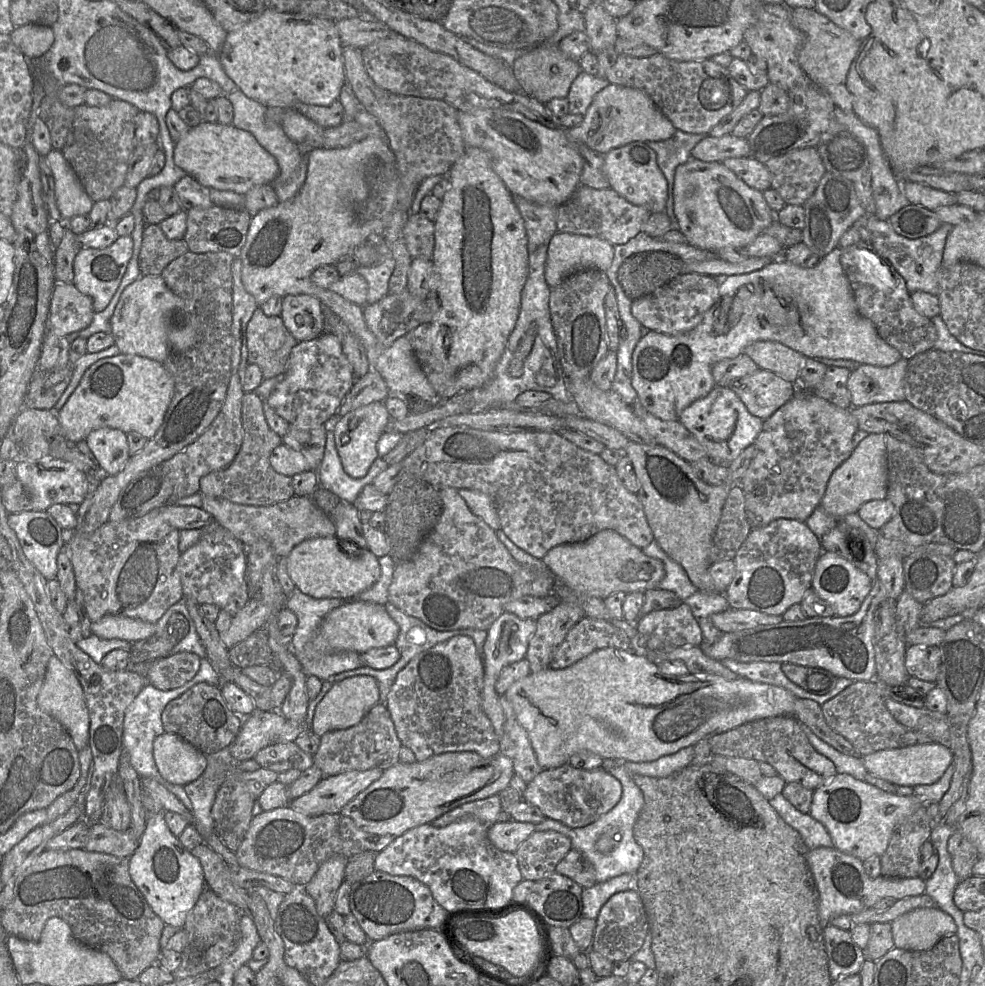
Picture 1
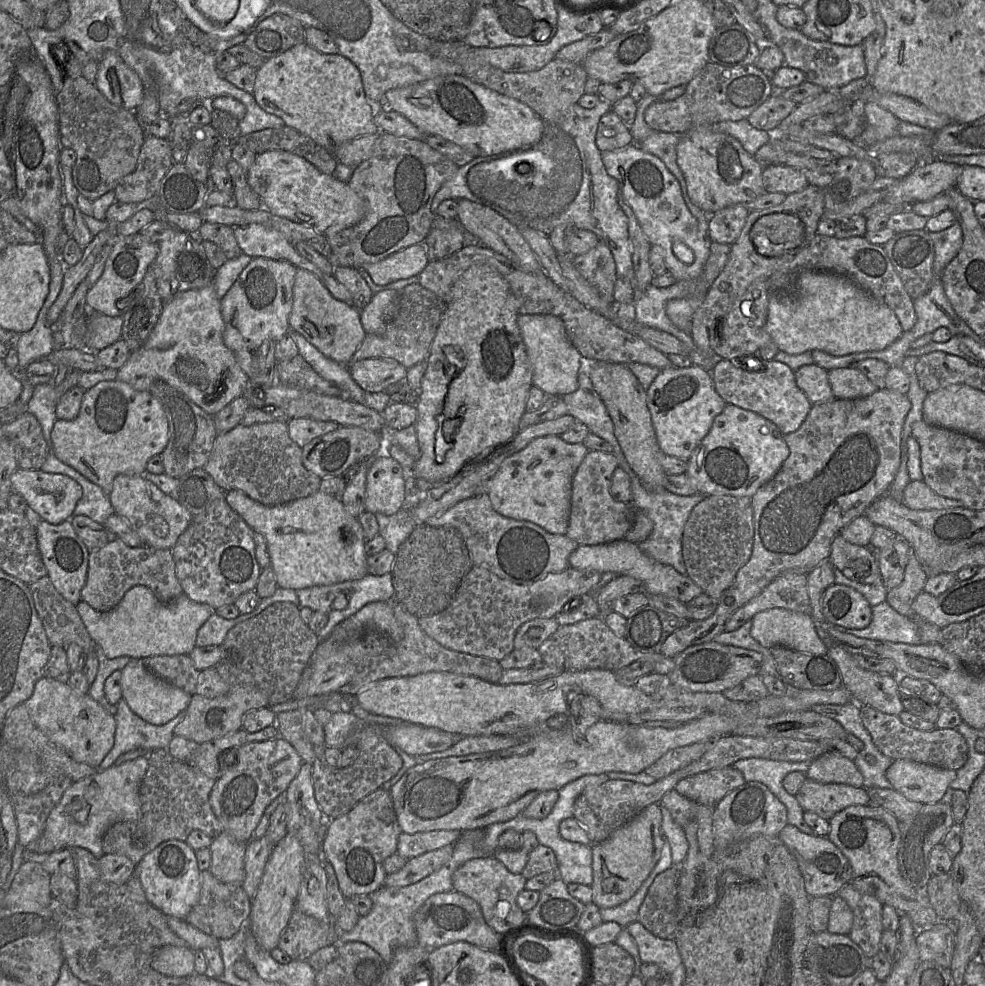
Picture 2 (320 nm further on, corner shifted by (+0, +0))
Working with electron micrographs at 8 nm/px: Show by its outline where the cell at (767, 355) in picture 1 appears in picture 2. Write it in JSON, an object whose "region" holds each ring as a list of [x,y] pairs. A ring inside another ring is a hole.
{"region":[[[809,364],[801,366],[794,372],[797,386],[805,393],[812,405],[836,399],[828,380],[828,371],[824,368]]]}

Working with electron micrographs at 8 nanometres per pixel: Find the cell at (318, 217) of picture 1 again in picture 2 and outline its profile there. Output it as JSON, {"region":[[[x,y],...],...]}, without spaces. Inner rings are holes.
{"region":[[[265,257],[252,258],[239,277],[221,300],[221,314],[224,321],[223,341],[235,355],[248,380],[272,386],[276,383],[275,347],[277,342],[290,330],[289,315],[292,310],[292,292],[297,267],[284,260]]]}

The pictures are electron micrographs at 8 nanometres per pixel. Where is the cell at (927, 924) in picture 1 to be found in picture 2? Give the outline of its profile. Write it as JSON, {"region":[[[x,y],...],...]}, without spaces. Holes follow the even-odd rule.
{"region":[[[852,805],[829,820],[827,838],[848,859],[853,870],[850,882],[860,892],[876,897],[883,905],[891,905],[901,914],[907,915],[916,933],[931,929],[940,922],[926,891],[911,887],[899,870],[898,852],[901,833],[898,819],[883,807]]]}

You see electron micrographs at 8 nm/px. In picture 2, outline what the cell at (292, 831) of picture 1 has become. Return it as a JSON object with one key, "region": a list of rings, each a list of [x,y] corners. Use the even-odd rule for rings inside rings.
{"region":[[[434,830],[414,834],[402,832],[398,837],[397,853],[407,860],[446,845],[456,843],[462,831]]]}

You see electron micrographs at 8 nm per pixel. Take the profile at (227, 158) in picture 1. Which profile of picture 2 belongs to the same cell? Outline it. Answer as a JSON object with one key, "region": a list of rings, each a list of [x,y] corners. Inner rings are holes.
{"region":[[[272,150],[256,155],[254,164],[246,172],[246,179],[270,213],[311,227],[321,234],[329,227],[352,227],[366,213],[364,199],[347,182],[322,173],[305,158],[288,151]]]}

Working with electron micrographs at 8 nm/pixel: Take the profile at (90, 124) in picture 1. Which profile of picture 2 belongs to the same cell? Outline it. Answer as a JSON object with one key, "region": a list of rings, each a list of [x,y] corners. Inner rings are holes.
{"region":[[[147,135],[141,147],[135,170],[125,176],[113,190],[116,201],[121,203],[140,204],[144,200],[156,201],[161,180],[174,165],[172,148],[166,139]]]}

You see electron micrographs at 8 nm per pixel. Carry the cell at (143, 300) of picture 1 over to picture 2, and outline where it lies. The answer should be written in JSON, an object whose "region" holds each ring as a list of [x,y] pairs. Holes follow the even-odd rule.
{"region":[[[211,283],[210,285],[200,289],[192,289],[192,290],[179,292],[175,294],[170,300],[165,302],[155,327],[149,334],[145,343],[139,349],[130,352],[127,362],[123,367],[121,367],[118,370],[117,380],[128,384],[129,386],[131,386],[133,389],[137,391],[149,391],[151,385],[155,381],[163,380],[166,383],[168,383],[170,386],[183,392],[191,401],[193,401],[206,413],[214,416],[215,414],[220,412],[224,407],[230,404],[233,400],[235,400],[239,396],[242,396],[242,393],[246,388],[246,383],[248,381],[248,377],[246,376],[246,373],[242,370],[242,368],[238,364],[234,353],[229,348],[227,348],[224,344],[223,341],[224,328],[225,325],[221,314],[221,299],[218,298],[216,294],[214,283]]]}

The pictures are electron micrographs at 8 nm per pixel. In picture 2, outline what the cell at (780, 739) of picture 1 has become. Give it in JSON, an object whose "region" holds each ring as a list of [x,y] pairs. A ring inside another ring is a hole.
{"region":[[[809,778],[805,779],[795,798],[804,811],[815,813],[828,821],[849,806],[872,805],[865,787],[824,784]]]}

